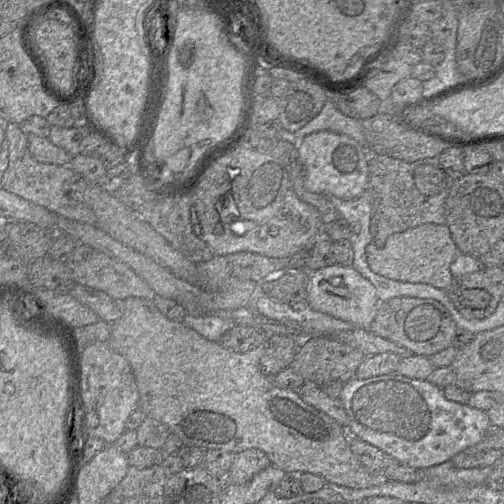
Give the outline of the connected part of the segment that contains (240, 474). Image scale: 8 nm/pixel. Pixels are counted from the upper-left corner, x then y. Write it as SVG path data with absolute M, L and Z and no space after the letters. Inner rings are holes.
M258 448L246 449L234 454L234 461L224 481L239 485L245 484L269 465L271 461L264 451Z

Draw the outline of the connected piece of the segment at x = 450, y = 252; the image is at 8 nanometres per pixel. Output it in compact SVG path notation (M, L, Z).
M426 223L391 234L383 246L371 242L365 249L371 270L396 281L425 283L446 290L453 283L450 267L460 253L447 224Z

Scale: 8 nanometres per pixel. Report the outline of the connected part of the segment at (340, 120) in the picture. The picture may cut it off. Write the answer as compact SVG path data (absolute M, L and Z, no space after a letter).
M329 96L321 112L299 129L293 136L293 139L299 141L305 136L317 131L332 131L347 135L356 140L360 145L363 145L366 149L366 138L363 132L362 120L342 114L335 107L331 96Z

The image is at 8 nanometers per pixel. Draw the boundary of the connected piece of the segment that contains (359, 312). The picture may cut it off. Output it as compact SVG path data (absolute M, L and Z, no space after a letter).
M332 263L310 272L307 303L319 312L349 322L354 327L369 329L380 302L374 285L352 266Z

